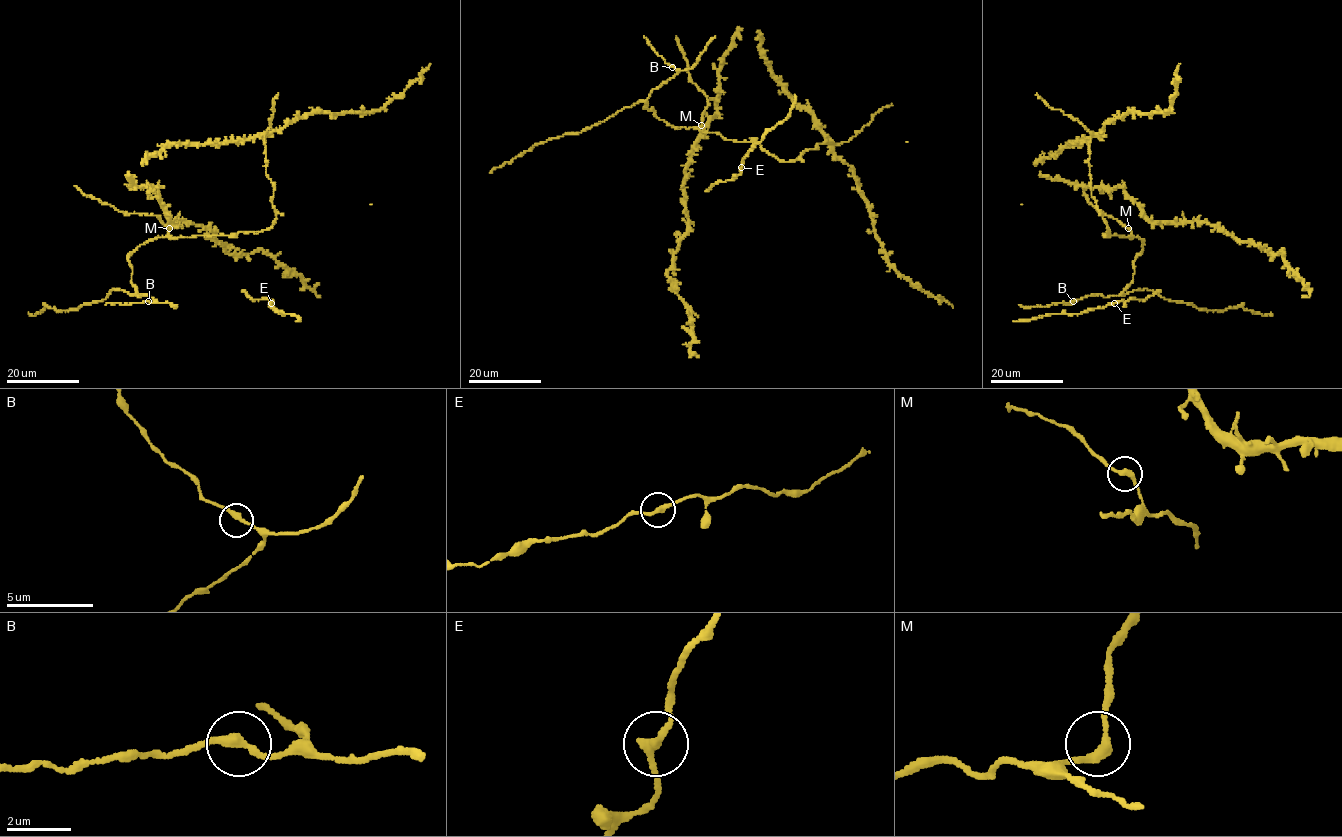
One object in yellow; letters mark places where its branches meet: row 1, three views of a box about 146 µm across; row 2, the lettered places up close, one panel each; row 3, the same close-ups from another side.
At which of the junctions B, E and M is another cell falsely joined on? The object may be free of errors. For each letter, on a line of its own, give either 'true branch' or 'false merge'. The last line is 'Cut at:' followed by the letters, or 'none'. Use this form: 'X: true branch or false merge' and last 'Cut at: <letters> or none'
B: true branch
E: true branch
M: true branch
Cut at: none

